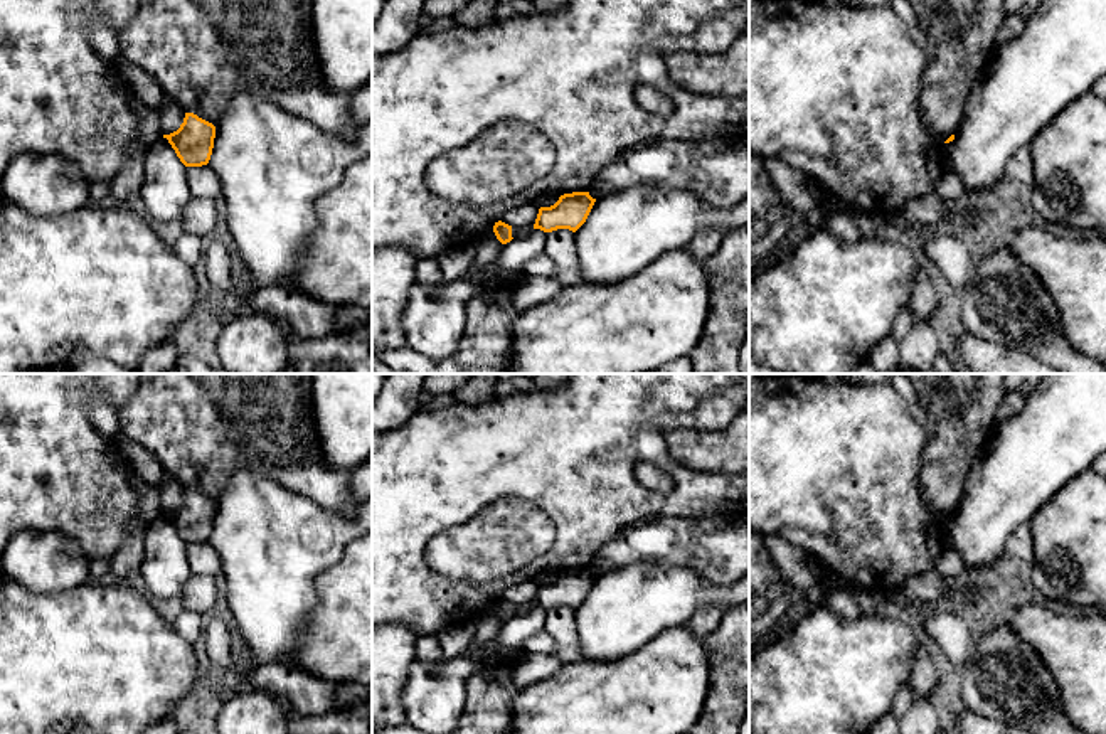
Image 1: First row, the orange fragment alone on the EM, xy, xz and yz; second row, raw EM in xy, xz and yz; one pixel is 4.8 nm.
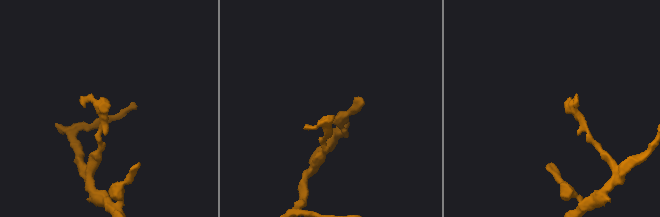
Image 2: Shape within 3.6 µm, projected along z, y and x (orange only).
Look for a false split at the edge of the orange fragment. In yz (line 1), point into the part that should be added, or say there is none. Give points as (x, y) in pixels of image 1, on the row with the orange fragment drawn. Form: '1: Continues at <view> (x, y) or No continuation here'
1: No continuation here

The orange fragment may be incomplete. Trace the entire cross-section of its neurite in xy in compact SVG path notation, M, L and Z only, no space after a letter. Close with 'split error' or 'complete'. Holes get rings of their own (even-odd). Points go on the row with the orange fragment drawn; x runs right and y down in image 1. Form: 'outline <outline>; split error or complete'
outline M185 113L180 128L163 138L168 140L185 167L202 167L210 160L215 126L194 113Z; complete

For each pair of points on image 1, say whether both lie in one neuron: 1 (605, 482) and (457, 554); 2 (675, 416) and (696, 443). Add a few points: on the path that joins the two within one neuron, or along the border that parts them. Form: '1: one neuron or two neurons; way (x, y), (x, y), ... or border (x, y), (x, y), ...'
1: two neurons; border (505, 497), (552, 521), (547, 551)
2: two neurons; border (724, 428), (711, 431), (669, 430), (664, 440)

